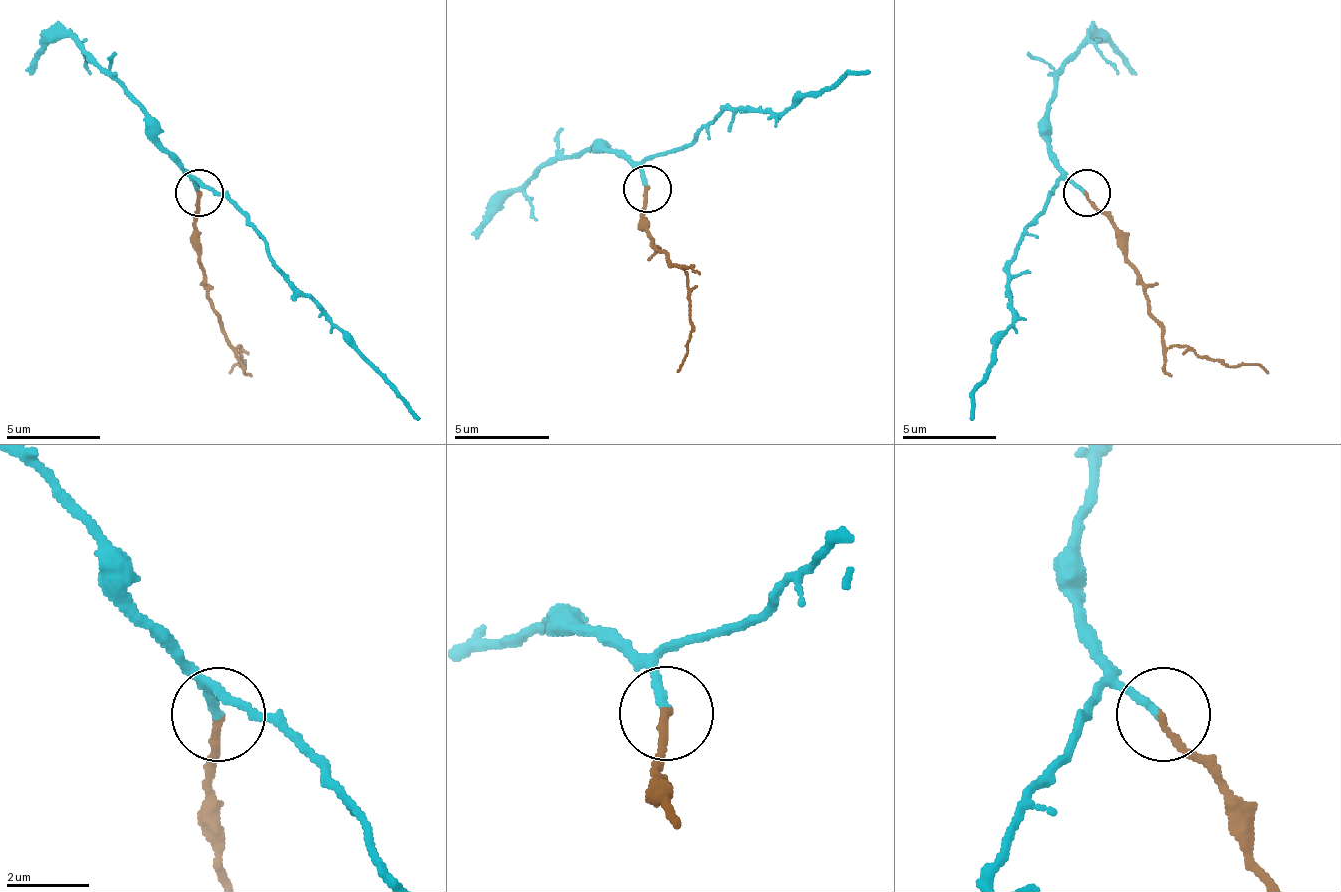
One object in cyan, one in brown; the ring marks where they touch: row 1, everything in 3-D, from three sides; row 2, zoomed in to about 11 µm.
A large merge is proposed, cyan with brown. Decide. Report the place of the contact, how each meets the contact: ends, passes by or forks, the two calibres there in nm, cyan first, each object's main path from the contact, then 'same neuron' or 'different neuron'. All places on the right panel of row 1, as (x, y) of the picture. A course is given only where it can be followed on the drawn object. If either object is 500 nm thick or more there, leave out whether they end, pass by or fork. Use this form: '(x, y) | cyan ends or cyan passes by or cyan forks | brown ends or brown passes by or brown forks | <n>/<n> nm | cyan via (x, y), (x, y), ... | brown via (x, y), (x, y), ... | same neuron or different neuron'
(1087, 192) | cyan ends | brown ends | 200/200 nm | cyan via (1086, 191), (1062, 182), (1043, 215), (1015, 252), (1010, 328), (973, 393), (973, 422) | brown via (1086, 191), (1109, 219), (1147, 313), (1170, 346), (1250, 365), (1269, 375) | same neuron

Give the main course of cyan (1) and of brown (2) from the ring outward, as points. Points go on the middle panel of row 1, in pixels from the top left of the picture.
1: (646, 187), (641, 163), (688, 144), (717, 116), (784, 111), (846, 73), (869, 73)
2: (646, 187), (641, 211), (646, 230), (684, 273), (688, 354), (679, 373)

